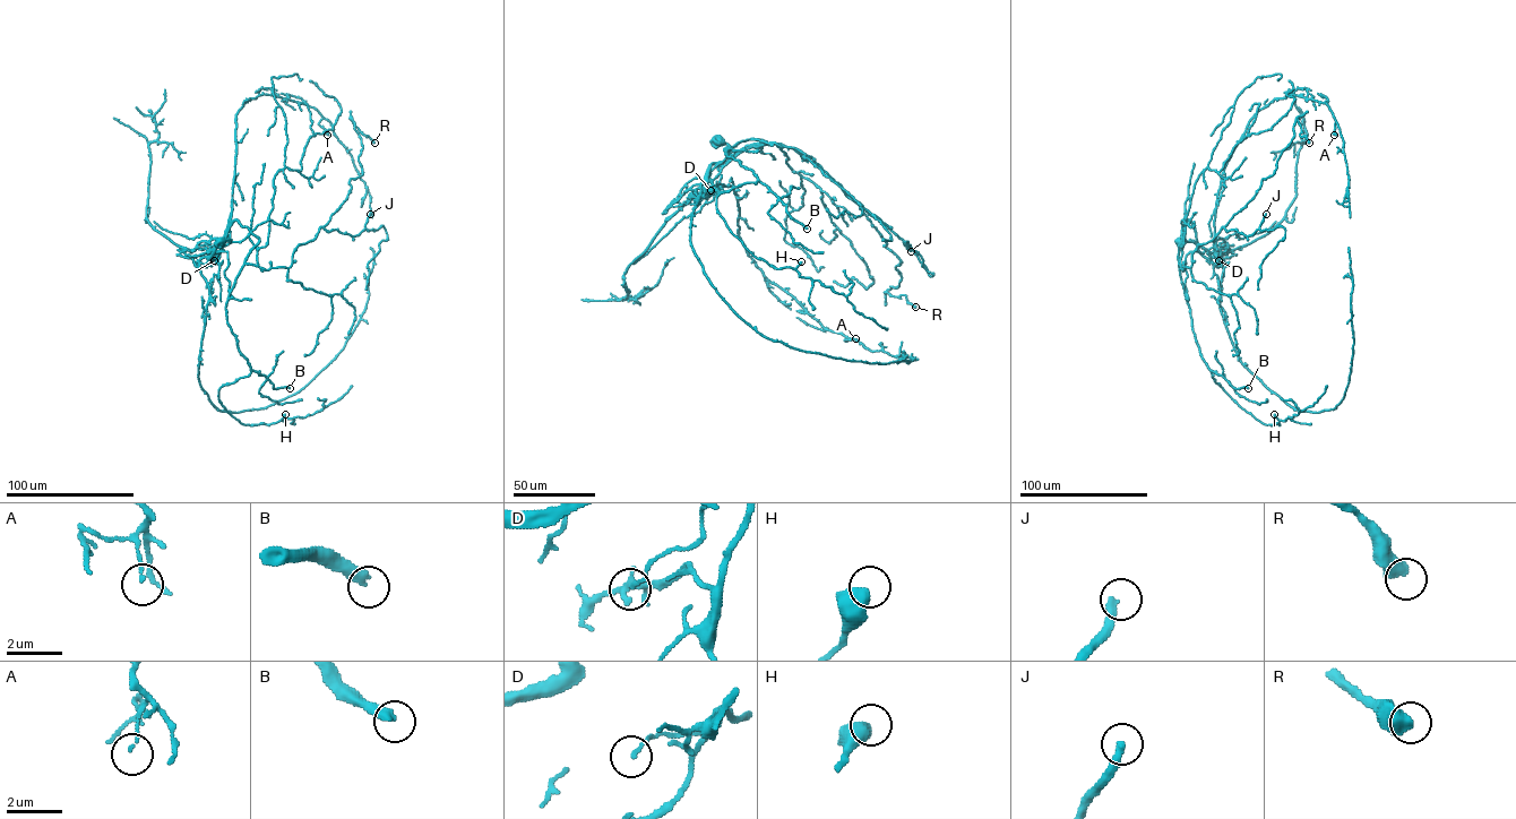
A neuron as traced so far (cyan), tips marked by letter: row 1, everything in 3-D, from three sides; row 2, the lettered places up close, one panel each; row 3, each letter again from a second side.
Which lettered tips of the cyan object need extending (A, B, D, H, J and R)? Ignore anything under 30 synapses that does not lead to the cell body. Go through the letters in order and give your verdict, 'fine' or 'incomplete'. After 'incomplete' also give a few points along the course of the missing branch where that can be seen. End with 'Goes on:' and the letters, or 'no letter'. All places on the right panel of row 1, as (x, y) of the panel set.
A: fine
B: incomplete; course (1248, 388), (1262, 390), (1265, 342), (1298, 231), (1305, 227), (1318, 275), (1332, 265), (1325, 236)
D: fine
H: fine
J: incomplete; course (1266, 214), (1291, 191), (1318, 188), (1319, 201), (1310, 206)
R: fine
Goes on: B, J

